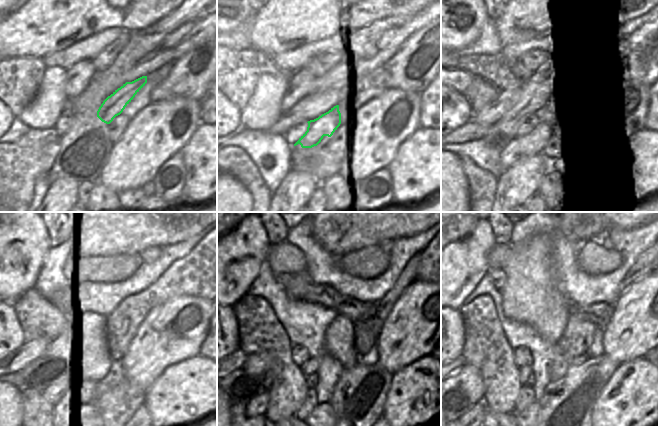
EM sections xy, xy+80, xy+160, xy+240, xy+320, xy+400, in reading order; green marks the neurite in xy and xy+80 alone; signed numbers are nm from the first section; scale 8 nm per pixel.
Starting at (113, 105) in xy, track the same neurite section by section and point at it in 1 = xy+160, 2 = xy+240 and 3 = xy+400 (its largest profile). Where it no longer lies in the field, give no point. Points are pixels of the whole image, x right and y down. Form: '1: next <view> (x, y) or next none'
1: next xy+160 (512, 149)
2: next xy+240 (59, 367)
3: next xy+400 (476, 415)

